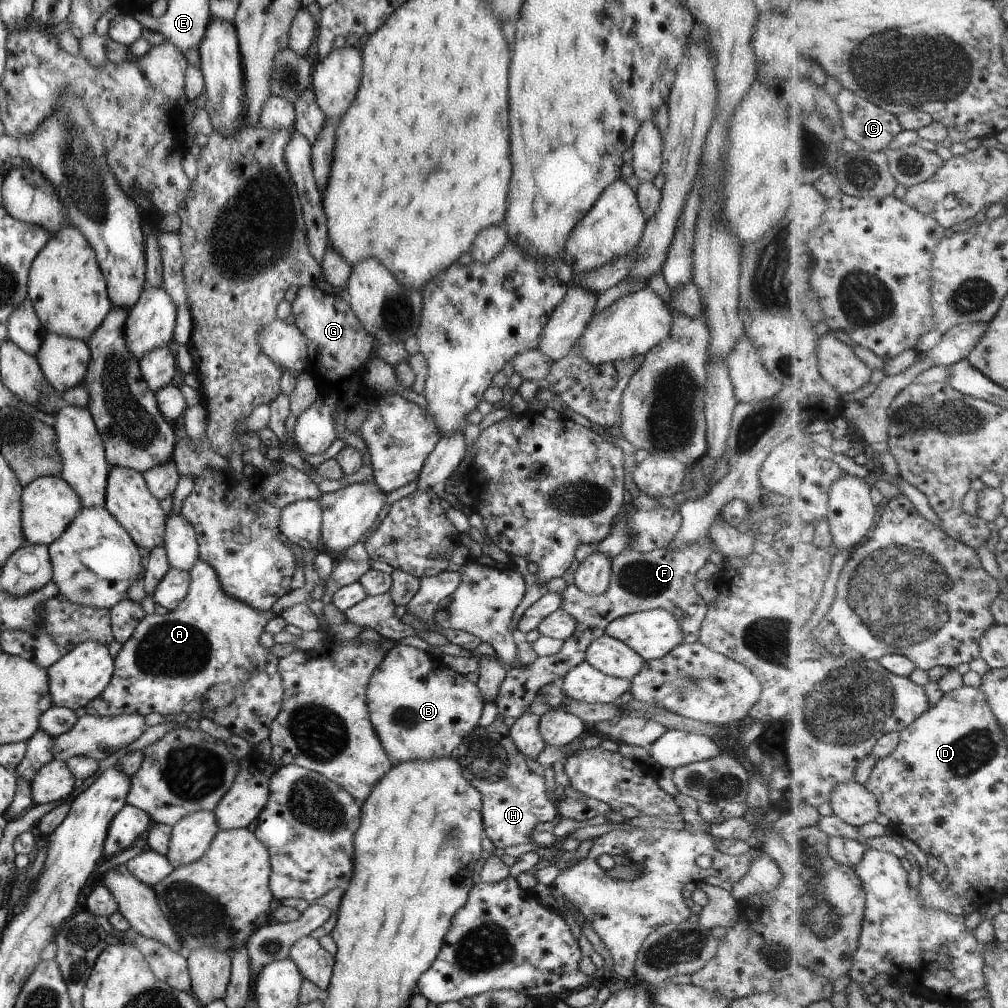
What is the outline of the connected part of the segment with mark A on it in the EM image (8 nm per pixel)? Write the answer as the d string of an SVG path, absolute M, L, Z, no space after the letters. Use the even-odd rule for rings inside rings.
M197 559L194 565L189 570L190 581L188 584L188 591L186 595L181 599L181 602L170 611L167 611L164 615L158 615L155 613L146 614L135 627L133 634L121 645L117 655L114 657L113 661L113 672L109 681L109 684L103 689L101 694L98 694L93 700L90 700L85 706L85 712L87 715L94 717L114 717L119 714L124 713L139 713L141 716L149 714L150 712L158 712L162 716L165 714L179 714L180 712L185 712L185 714L191 714L195 711L201 716L201 718L207 718L213 722L213 724L219 724L223 728L227 728L230 734L235 736L240 736L244 738L251 747L259 744L261 740L265 740L269 736L269 725L273 722L275 715L280 712L280 706L282 703L282 694L284 691L281 677L276 669L276 664L278 663L278 658L270 651L266 649L261 644L259 644L259 635L263 632L263 626L266 622L274 618L274 612L269 609L263 611L262 613L258 610L253 610L252 606L237 600L236 598L231 598L228 594L225 594L220 587L216 572L202 559ZM217 682L229 682L234 688L234 699L231 701L229 706L216 711L206 711L198 707L198 702L200 702L200 696L209 688L211 685Z

